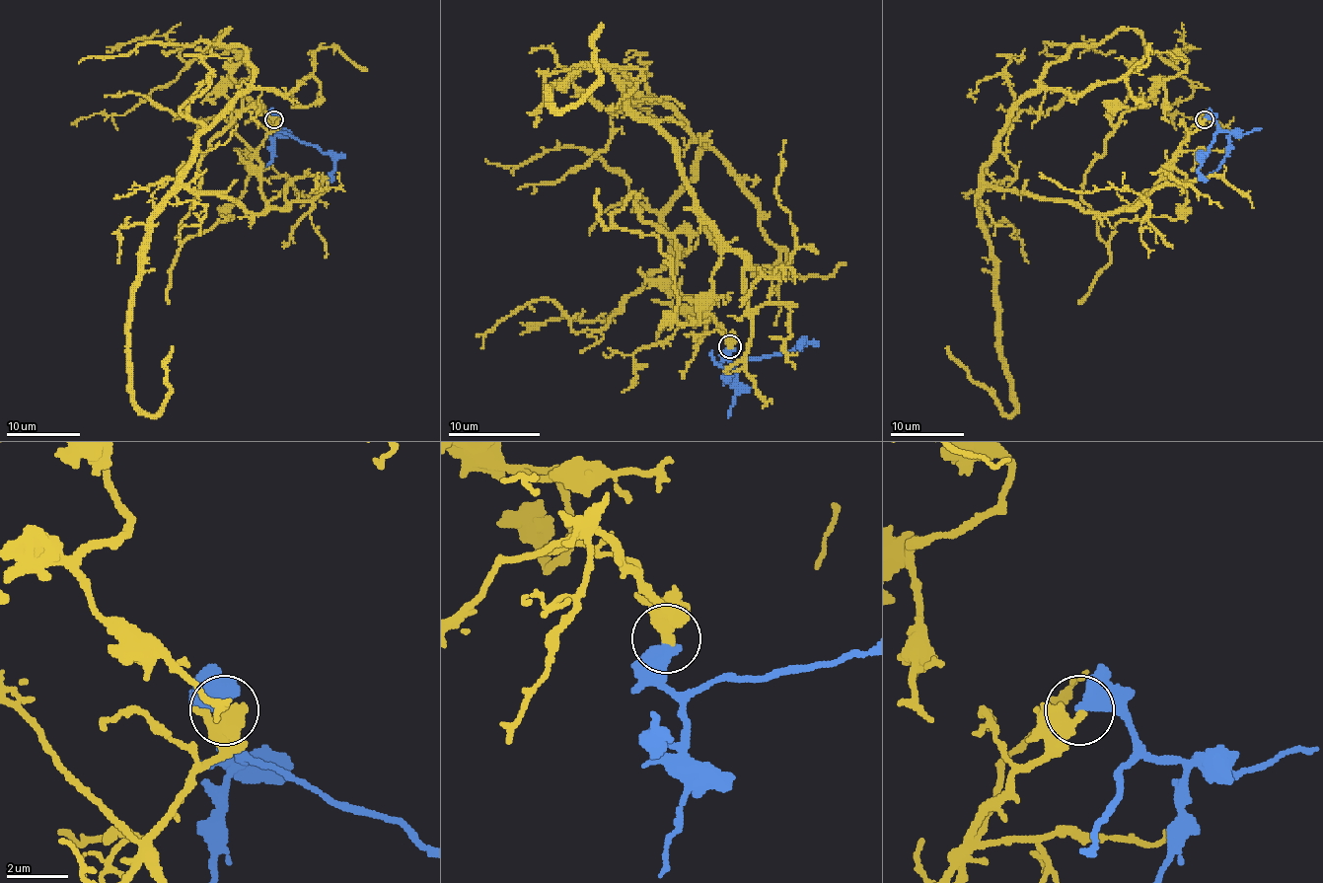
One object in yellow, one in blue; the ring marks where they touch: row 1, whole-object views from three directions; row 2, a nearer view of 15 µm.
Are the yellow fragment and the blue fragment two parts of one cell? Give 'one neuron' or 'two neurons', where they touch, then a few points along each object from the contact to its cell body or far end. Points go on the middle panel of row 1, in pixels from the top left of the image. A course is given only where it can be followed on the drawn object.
two neurons | (730, 346) | yellow via (730, 345), (721, 240), (615, 71), (702, 143), (670, 258), (603, 328), (532, 300), (480, 348) | blue via (730, 345), (730, 359), (737, 362), (781, 355), (804, 338), (799, 348)

